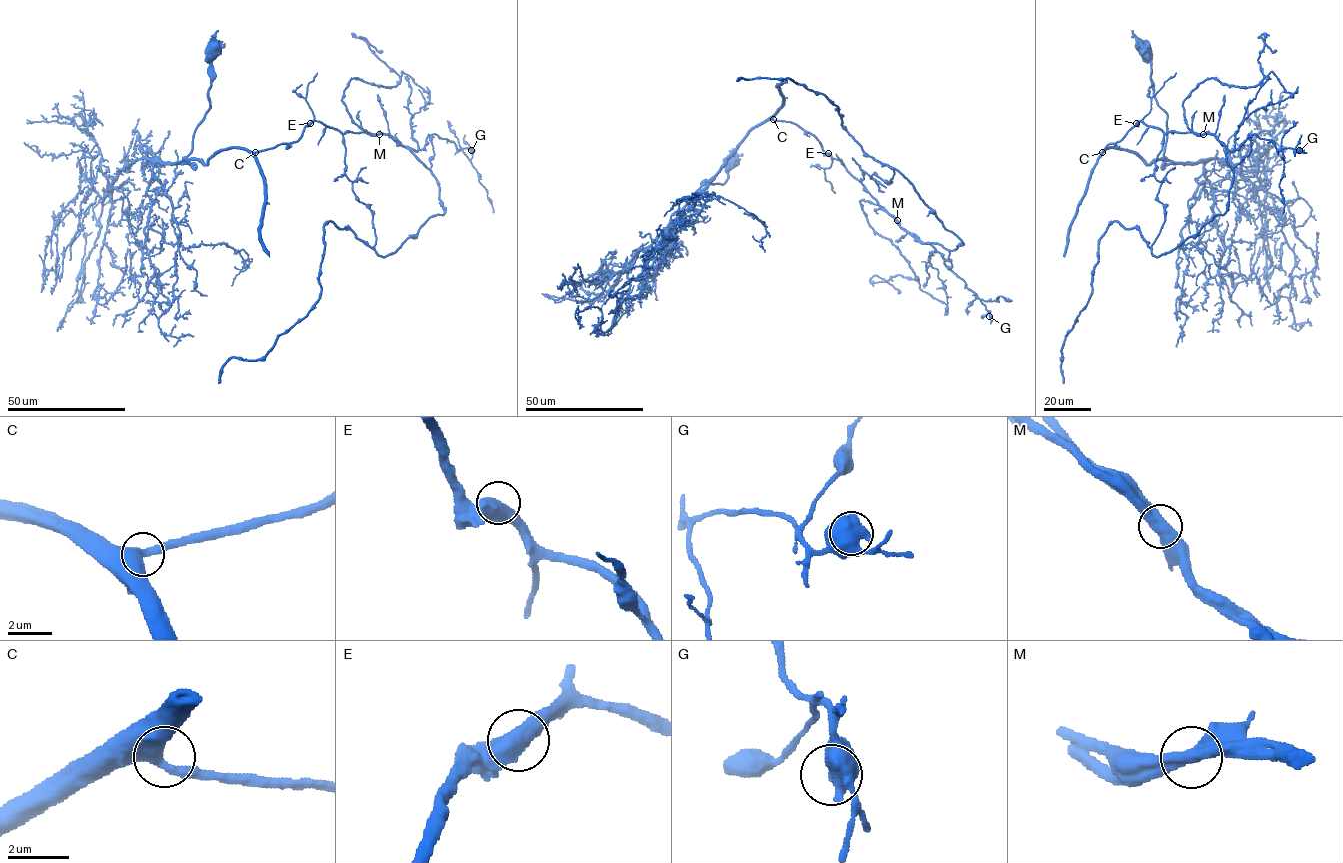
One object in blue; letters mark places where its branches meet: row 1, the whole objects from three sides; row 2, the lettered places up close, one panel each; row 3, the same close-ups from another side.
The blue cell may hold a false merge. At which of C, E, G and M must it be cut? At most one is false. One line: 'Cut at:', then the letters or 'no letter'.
Cut at: M

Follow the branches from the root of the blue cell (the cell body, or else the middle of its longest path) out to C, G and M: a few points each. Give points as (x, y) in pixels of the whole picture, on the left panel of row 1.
C: (213, 48), (208, 92), (210, 109), (195, 130), (187, 159), (206, 164), (222, 149), (244, 148), (255, 152)
G: (213, 48), (210, 109), (188, 160), (291, 144), (314, 121), (416, 151), (432, 134), (471, 150)
M: (213, 48), (210, 109), (188, 160), (206, 164), (222, 149), (291, 144), (314, 121), (343, 133), (379, 134)

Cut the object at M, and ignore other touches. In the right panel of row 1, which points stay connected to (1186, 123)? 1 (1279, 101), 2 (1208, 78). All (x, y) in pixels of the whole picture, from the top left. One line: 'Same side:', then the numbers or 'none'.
Same side: 2

